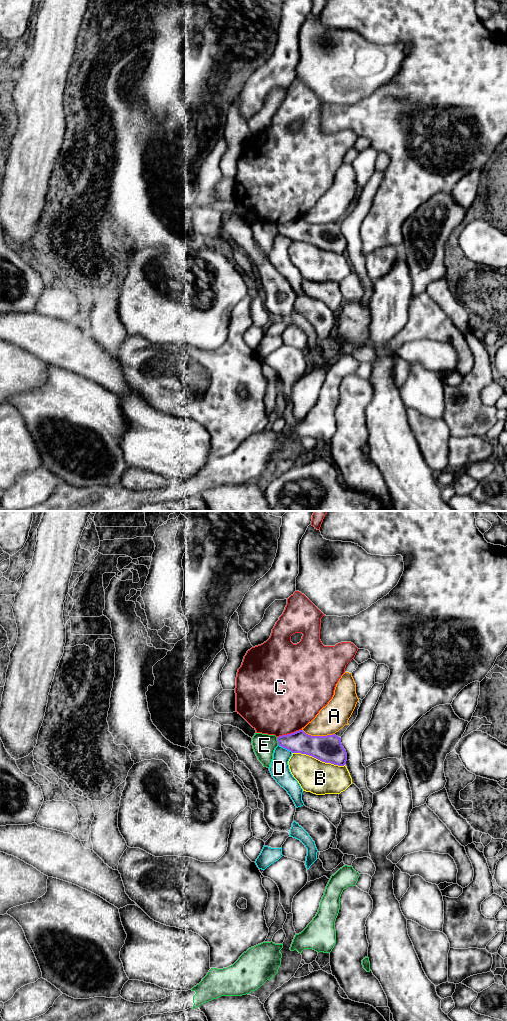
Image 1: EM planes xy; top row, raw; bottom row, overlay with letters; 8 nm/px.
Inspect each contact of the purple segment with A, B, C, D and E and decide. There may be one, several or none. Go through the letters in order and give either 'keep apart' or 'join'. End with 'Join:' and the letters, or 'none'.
A: keep apart
B: keep apart
C: keep apart
D: keep apart
E: keep apart
Join: none

